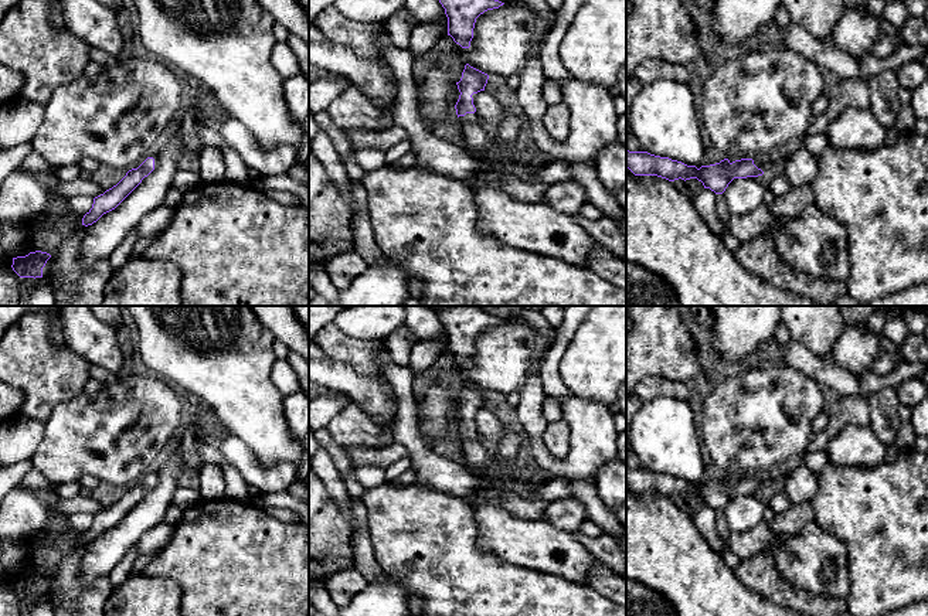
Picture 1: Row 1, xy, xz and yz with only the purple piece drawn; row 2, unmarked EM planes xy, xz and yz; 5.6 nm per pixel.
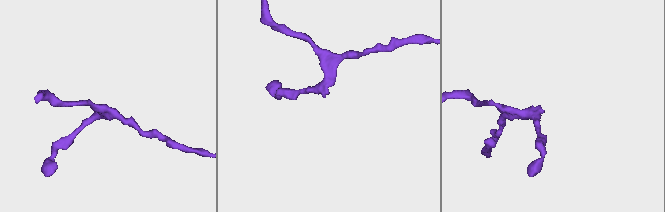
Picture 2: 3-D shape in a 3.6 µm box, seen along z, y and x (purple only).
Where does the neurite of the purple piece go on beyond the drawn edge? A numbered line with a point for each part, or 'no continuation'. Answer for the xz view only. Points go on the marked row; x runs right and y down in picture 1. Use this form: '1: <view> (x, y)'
1: xz (472, 133)

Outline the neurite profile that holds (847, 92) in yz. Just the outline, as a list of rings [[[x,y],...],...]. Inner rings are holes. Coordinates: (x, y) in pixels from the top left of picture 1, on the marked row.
[[[868,78],[840,79],[829,95],[829,105],[823,115],[813,116],[808,135],[825,133],[829,125],[844,108],[864,109],[870,106]]]

